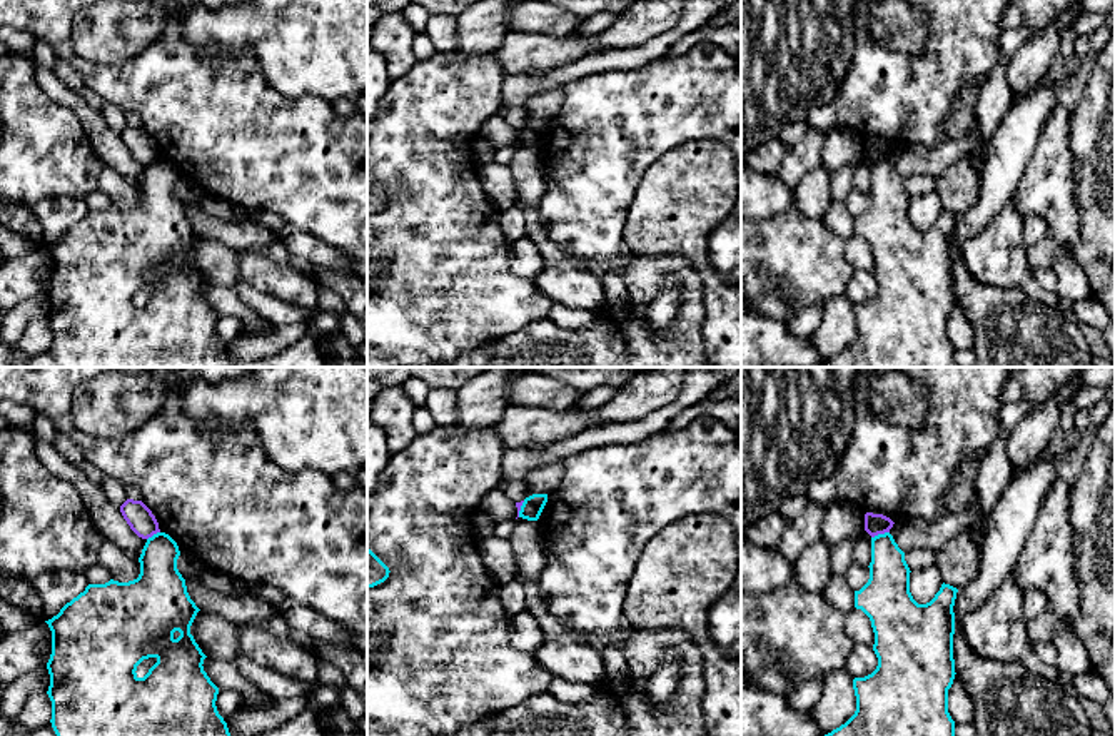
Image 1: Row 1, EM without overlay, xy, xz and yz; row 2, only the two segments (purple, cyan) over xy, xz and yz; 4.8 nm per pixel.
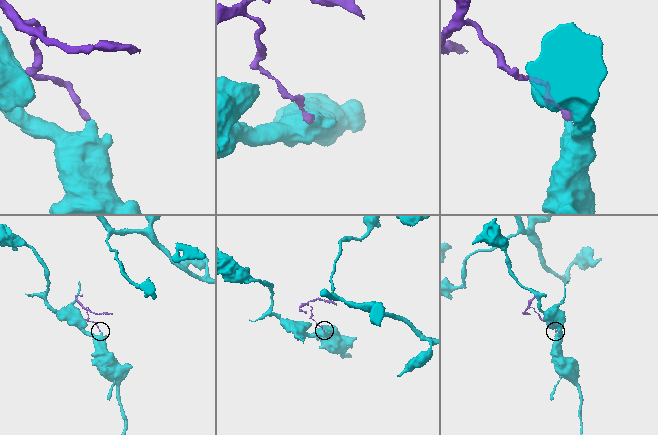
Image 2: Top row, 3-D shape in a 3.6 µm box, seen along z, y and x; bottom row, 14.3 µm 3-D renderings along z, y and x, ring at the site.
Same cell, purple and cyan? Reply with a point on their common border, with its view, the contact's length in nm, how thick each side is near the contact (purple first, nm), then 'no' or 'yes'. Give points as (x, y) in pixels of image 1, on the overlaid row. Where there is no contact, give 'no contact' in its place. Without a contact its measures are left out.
yz (880, 533) | 90 nm | 100/200 nm | no

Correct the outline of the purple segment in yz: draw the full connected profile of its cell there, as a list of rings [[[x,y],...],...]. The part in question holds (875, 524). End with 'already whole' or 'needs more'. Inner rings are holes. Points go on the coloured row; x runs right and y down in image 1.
[[[866,512],[865,514],[865,531],[875,537],[878,534],[885,534],[890,532],[890,529],[893,527],[893,521],[883,514],[873,514],[873,512]]]; already whole

